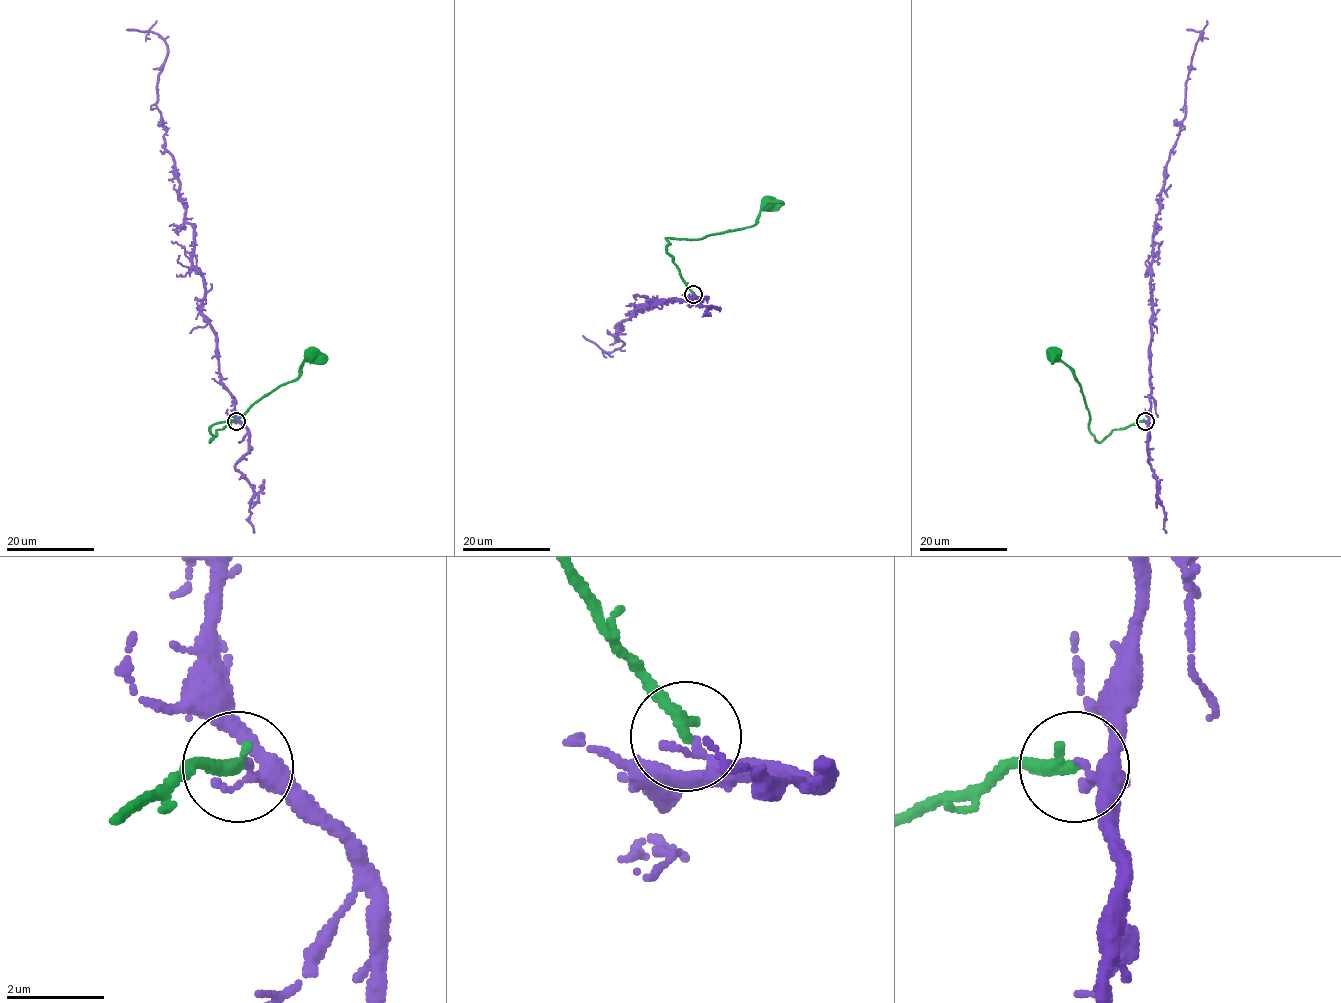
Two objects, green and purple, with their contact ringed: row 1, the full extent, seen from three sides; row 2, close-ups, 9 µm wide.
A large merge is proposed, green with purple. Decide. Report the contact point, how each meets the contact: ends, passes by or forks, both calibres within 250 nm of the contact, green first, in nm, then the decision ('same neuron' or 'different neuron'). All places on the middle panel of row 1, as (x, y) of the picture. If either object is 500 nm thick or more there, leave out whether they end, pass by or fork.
at (693, 294); green ends there; purple forks there; 280 nm thick on the green side, 120 nm on the other; different neuron

